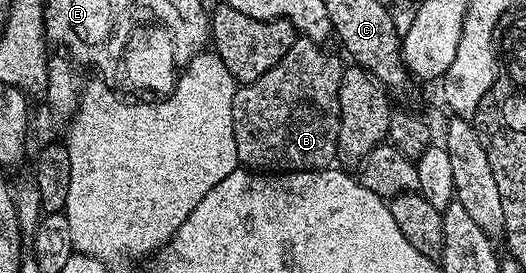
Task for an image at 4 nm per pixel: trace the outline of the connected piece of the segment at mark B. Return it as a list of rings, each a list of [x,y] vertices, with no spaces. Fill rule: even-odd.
[[[298,36],[296,43],[259,79],[255,79],[250,85],[241,85],[237,94],[233,96],[233,134],[235,135],[235,147],[237,148],[238,162],[250,171],[262,173],[310,173],[312,169],[328,169],[338,160],[337,144],[339,143],[339,123],[341,122],[341,108],[339,107],[339,83],[343,65],[340,65],[331,54],[325,50],[324,44],[312,41],[309,37]]]

